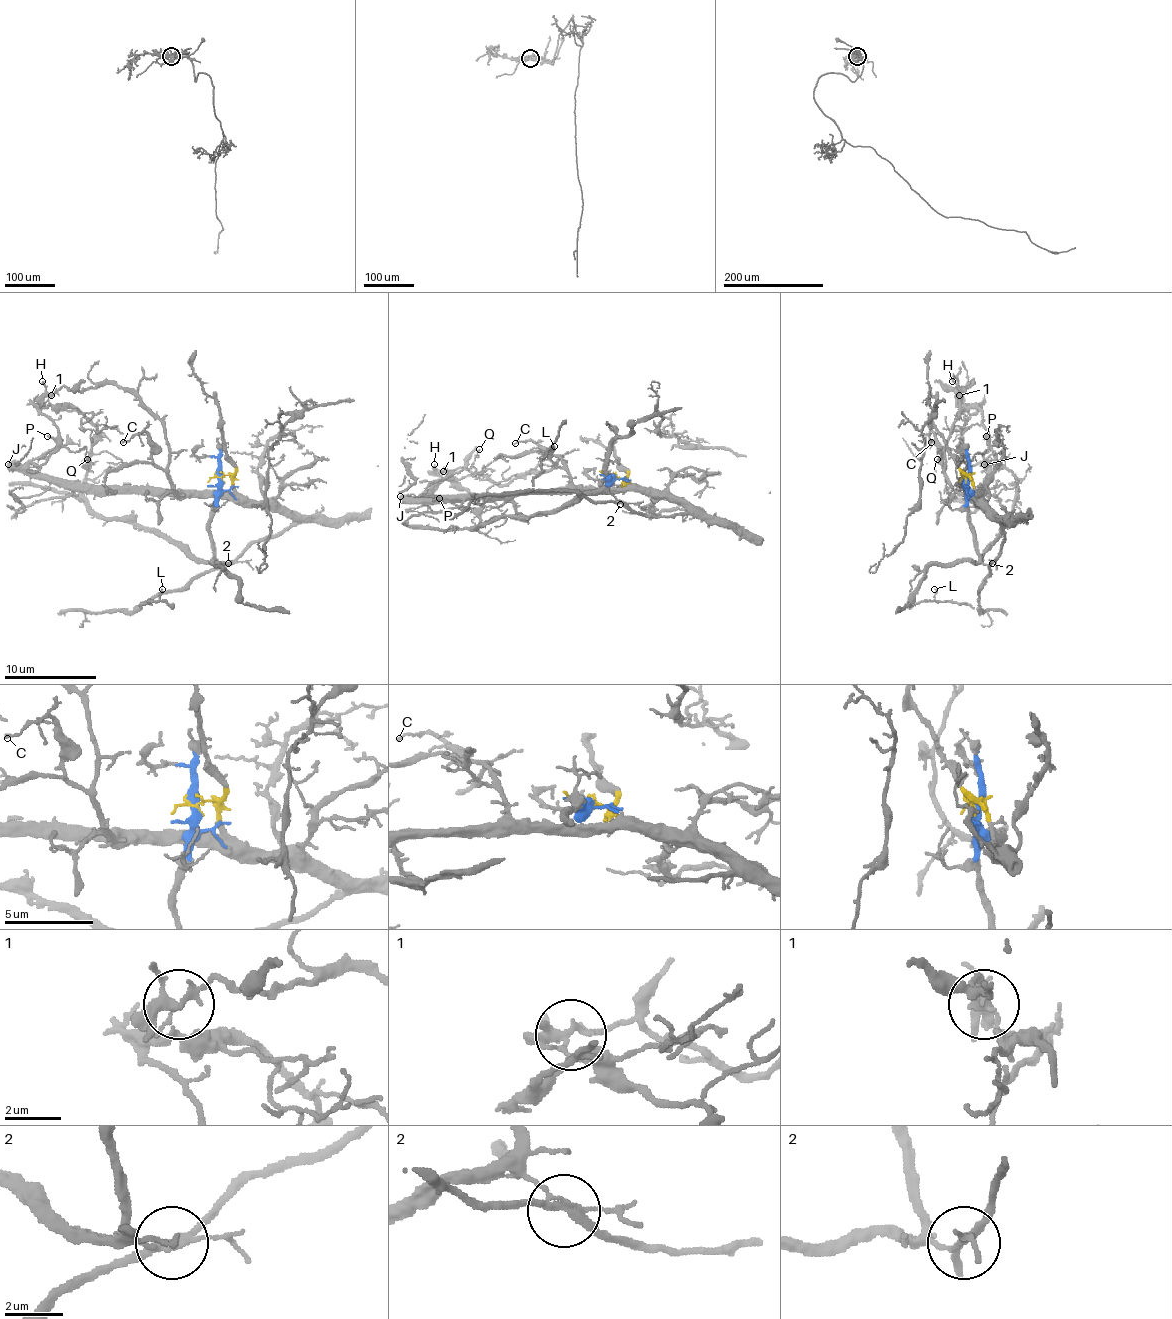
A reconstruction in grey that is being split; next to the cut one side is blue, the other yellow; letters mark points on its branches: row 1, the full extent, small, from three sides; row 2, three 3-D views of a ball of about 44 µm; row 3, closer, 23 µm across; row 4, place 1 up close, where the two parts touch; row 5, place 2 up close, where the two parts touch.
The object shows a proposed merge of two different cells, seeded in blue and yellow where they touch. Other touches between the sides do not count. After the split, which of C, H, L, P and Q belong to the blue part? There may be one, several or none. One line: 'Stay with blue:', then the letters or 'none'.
Stay with blue: none

